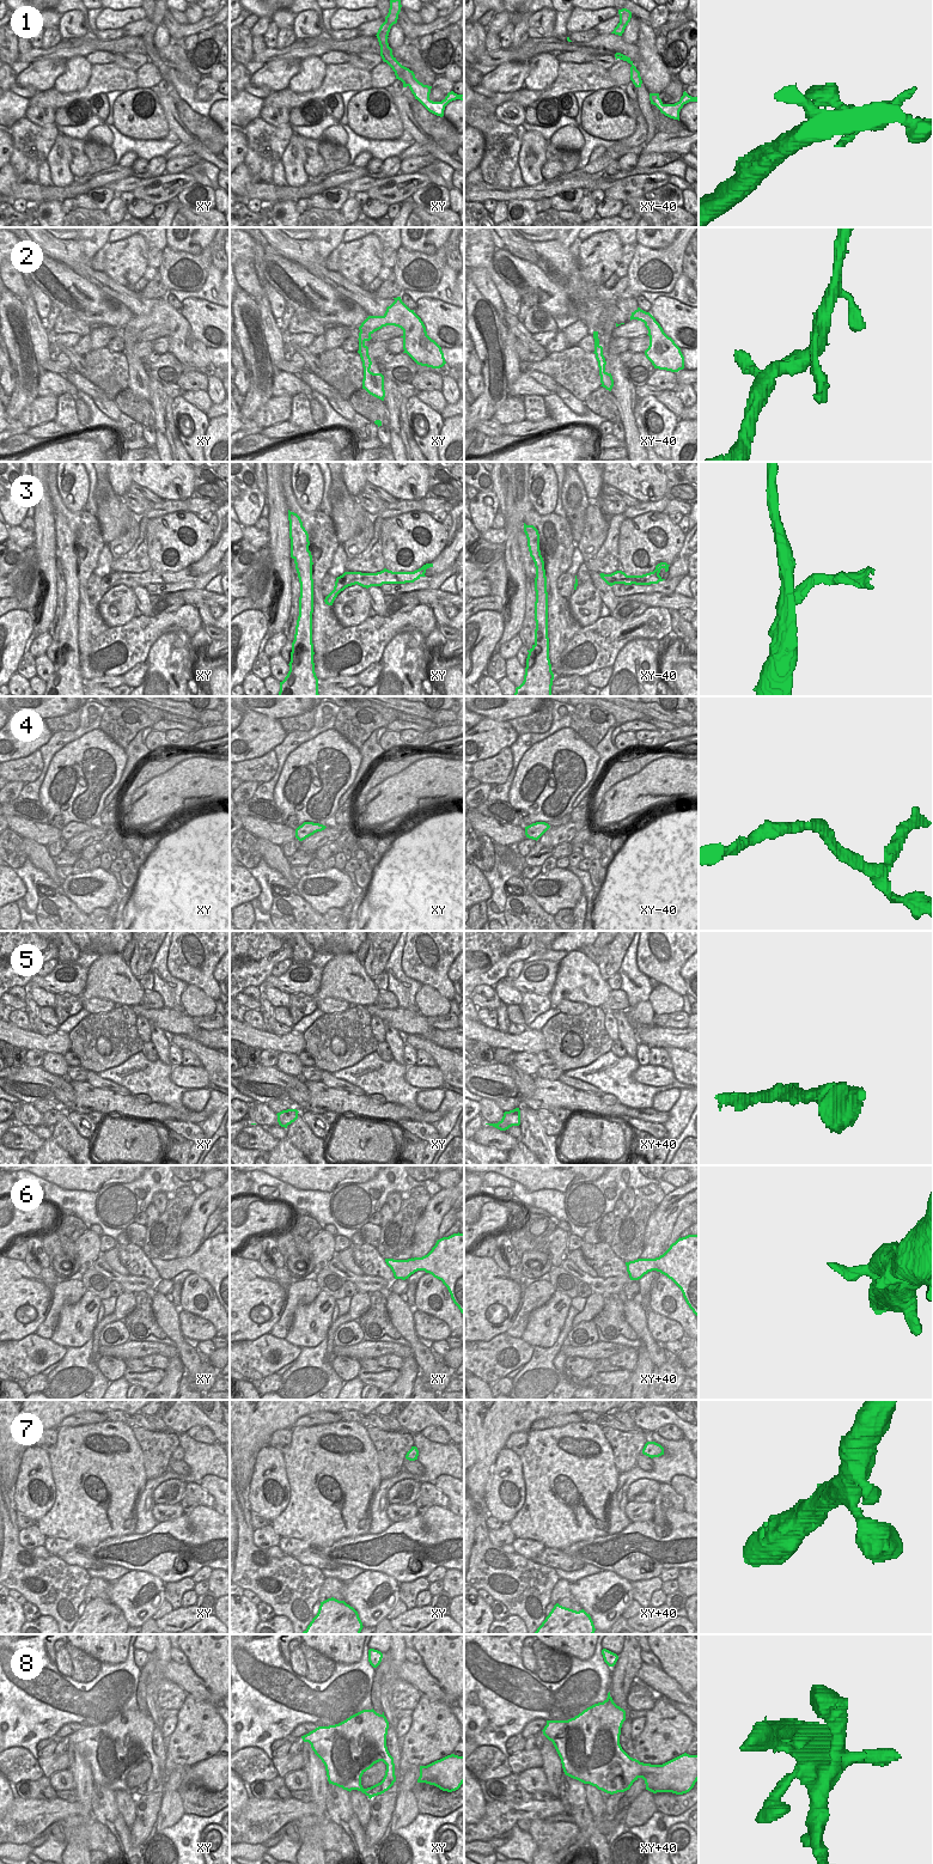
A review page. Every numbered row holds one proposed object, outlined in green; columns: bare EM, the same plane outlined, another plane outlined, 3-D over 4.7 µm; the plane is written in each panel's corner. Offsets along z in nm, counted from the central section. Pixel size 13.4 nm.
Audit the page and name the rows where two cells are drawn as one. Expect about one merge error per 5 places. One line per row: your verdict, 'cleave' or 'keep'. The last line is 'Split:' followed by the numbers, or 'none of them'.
1: cleave
2: keep
3: cleave
4: keep
5: keep
6: keep
7: keep
8: keep
Split: 1, 3

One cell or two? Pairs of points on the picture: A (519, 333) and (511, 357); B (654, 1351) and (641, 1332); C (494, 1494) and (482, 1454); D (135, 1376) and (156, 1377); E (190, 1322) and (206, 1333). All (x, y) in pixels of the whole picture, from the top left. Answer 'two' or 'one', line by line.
A: two
B: one
C: two
D: one
E: one

